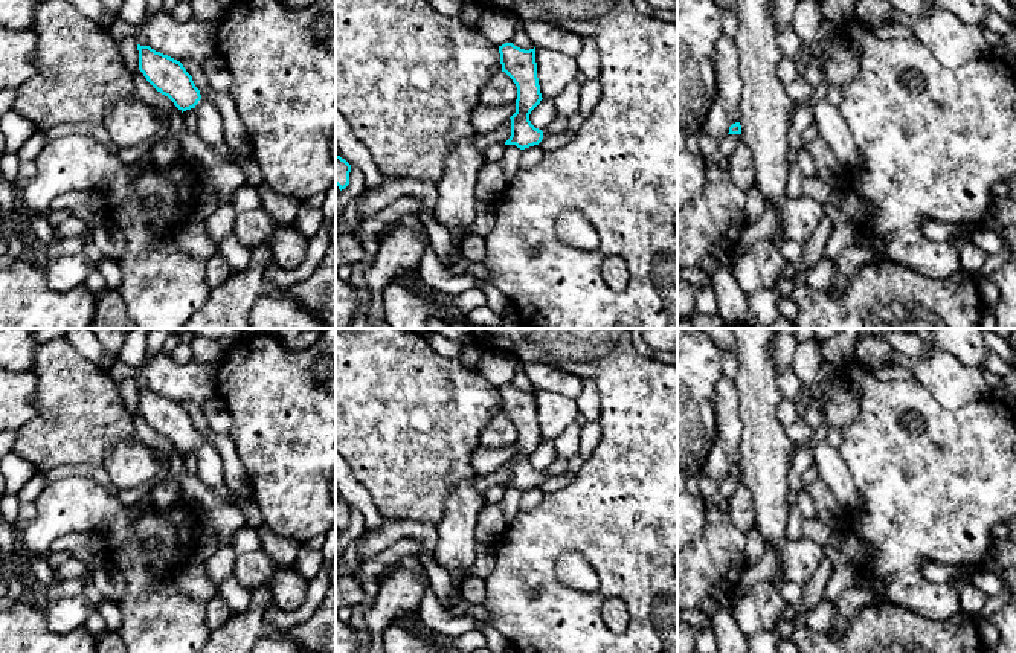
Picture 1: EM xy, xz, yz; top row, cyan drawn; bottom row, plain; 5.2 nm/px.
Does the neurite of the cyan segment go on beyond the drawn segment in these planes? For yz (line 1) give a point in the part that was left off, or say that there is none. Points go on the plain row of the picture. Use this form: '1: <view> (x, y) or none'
1: none

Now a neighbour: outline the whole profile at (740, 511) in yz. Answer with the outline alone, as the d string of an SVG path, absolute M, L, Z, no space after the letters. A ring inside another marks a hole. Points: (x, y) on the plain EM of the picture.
M740 484L729 500L728 516L735 528L741 532L748 532L755 526L754 508L752 508L752 494L749 488Z

